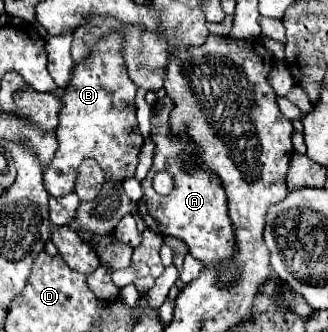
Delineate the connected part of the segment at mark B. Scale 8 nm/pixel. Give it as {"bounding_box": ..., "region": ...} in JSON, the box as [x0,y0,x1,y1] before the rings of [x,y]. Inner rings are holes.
{"bounding_box":[43,32,143,196],"region":[[[113,32],[101,38],[97,46],[91,50],[91,54],[73,68],[71,82],[67,82],[65,90],[59,94],[61,110],[59,110],[59,126],[55,130],[59,148],[43,176],[43,184],[51,196],[65,196],[73,192],[77,168],[89,157],[99,163],[106,180],[122,183],[123,180],[135,176],[143,136],[139,132],[135,116],[137,86],[131,82],[127,74],[121,48],[123,48],[121,34]],[[111,140],[119,140],[119,146]]]}

